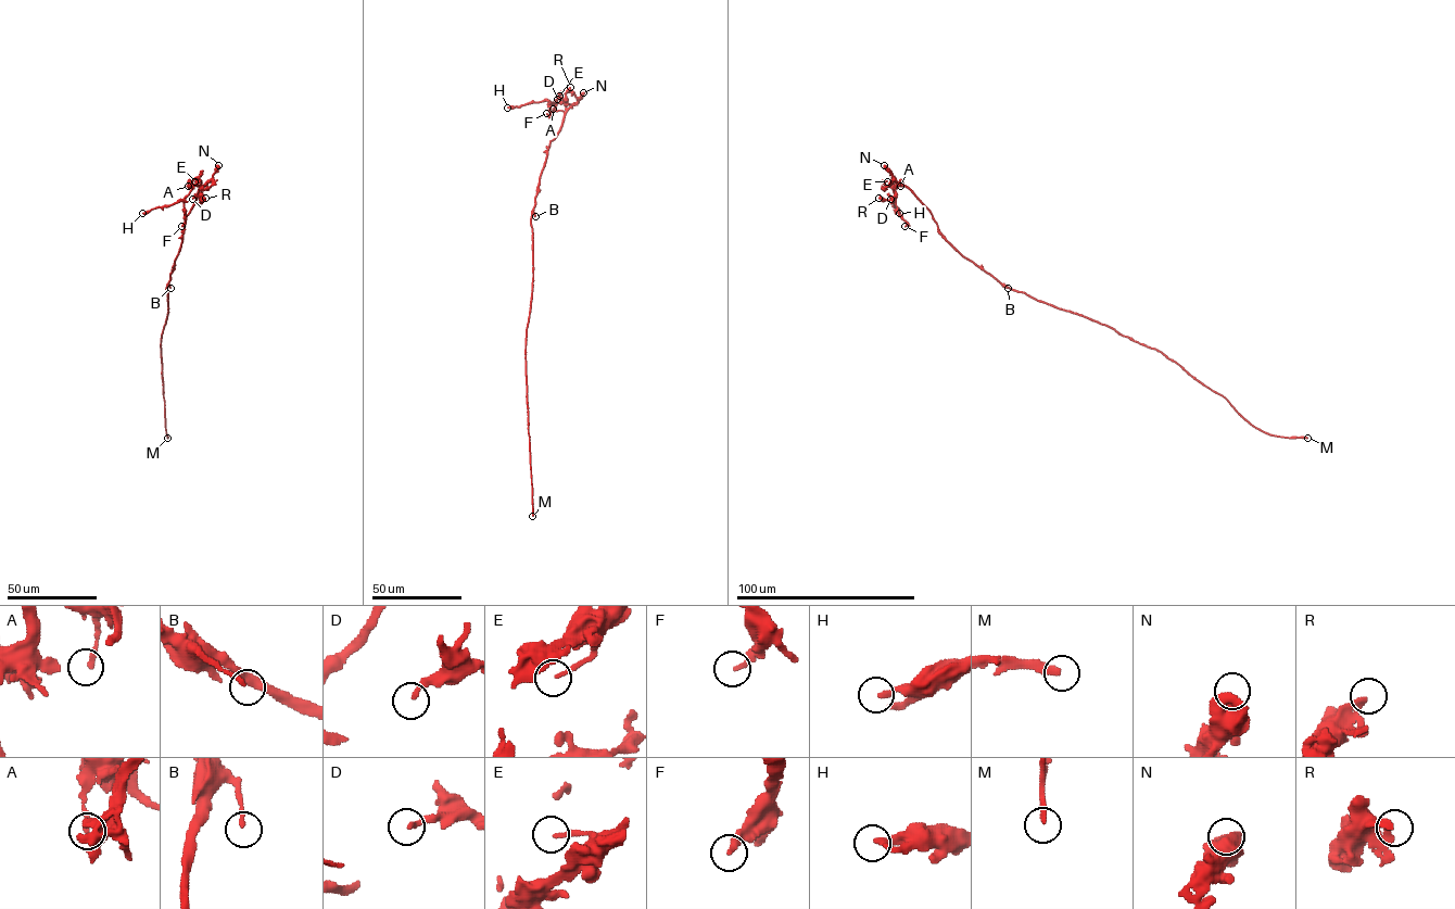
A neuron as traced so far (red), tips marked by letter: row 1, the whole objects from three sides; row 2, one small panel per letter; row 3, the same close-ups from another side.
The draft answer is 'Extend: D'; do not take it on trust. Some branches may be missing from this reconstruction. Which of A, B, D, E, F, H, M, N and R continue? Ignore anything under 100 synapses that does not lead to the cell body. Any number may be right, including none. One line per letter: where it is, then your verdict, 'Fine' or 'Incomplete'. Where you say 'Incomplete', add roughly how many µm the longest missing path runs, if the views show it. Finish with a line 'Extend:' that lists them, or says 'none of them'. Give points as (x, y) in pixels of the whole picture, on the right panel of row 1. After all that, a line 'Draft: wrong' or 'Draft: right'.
A: Place: (900, 186). Fine
B: Place: (1008, 288). Fine
D: Place: (890, 199). Fine
E: Place: (887, 181). Fine
F: Place: (905, 226). Fine
H: Place: (899, 213). Fine
M: Place: (1307, 438). Incomplete. Missing length about 350 µm
N: Place: (884, 165). Fine
R: Place: (878, 198). Fine
Extend: M
Draft: wrong

